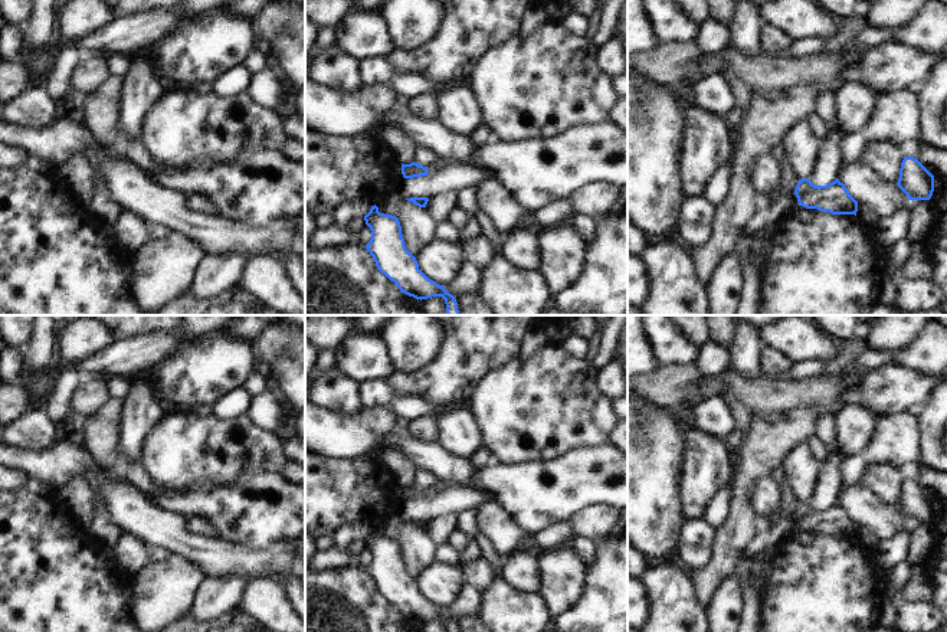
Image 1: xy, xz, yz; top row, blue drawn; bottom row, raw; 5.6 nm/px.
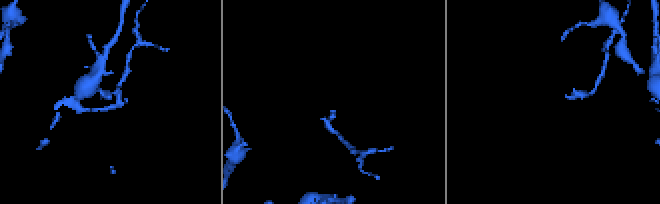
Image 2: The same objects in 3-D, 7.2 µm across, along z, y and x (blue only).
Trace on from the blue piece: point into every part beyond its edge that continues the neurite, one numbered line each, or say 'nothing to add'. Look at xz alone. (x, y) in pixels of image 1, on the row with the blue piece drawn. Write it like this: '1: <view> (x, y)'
nothing to add

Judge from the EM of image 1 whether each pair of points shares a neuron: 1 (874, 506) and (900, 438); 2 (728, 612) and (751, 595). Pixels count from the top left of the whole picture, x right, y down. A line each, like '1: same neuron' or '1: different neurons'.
1: different neurons
2: different neurons

